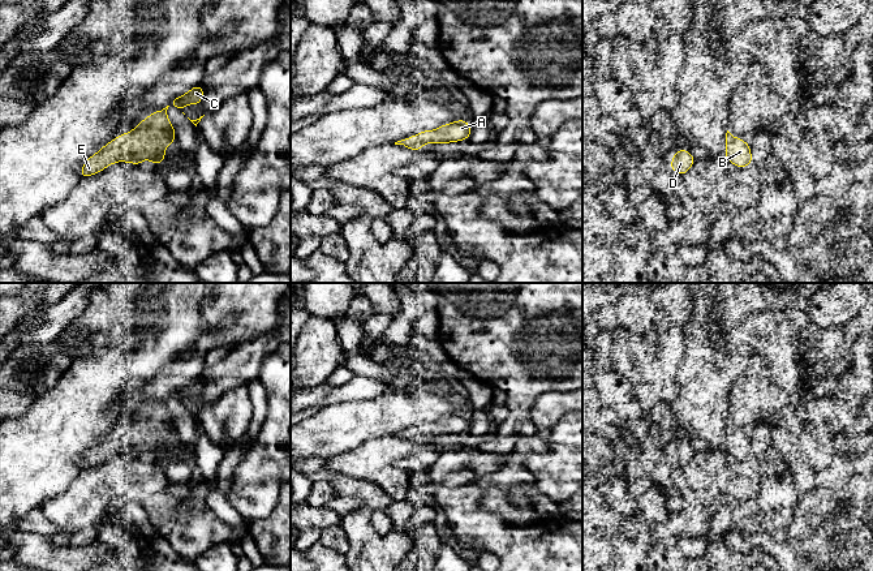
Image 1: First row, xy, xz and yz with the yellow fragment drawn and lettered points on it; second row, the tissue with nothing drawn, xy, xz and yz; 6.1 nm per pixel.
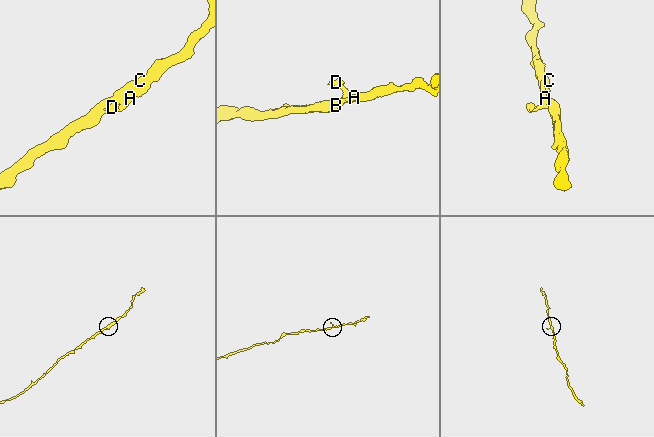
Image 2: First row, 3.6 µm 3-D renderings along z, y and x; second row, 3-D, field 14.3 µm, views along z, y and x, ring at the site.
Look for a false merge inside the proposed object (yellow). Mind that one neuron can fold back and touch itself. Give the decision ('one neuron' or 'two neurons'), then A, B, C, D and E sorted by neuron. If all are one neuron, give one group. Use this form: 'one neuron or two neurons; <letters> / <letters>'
one neuron; A B C D E

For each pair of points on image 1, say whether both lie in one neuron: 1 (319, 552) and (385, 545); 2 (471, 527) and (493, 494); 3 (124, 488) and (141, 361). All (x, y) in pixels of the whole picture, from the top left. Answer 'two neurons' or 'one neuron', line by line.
1: two neurons
2: two neurons
3: two neurons

